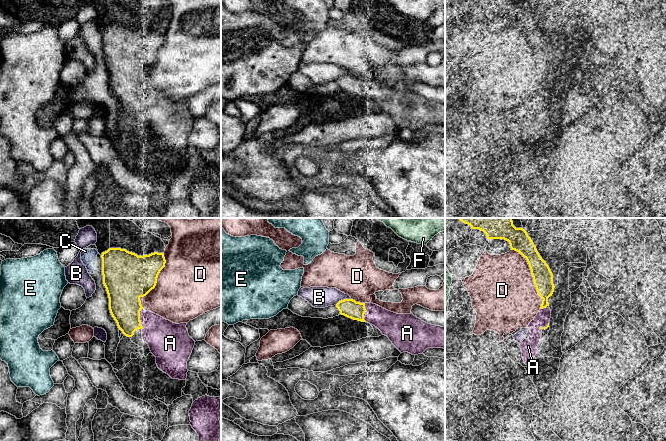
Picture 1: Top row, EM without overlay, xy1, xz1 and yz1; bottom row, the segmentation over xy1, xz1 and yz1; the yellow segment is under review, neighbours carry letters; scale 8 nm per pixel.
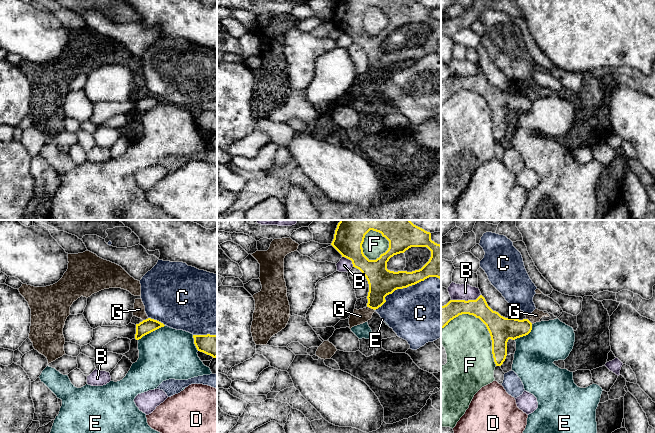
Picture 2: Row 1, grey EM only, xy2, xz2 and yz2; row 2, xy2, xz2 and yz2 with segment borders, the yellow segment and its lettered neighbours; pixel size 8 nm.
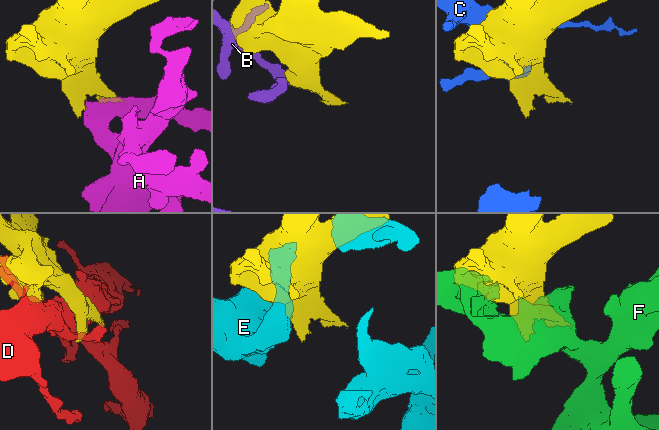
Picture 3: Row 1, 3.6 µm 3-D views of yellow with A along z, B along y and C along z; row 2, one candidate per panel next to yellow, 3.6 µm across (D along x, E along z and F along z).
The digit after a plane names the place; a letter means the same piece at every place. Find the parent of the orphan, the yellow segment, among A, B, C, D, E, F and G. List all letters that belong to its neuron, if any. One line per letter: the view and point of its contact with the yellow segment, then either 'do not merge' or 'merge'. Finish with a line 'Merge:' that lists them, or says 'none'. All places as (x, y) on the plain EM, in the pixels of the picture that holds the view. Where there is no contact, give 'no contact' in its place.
A: contact xy1 (139, 95); merge
B: contact yz2 (464, 76); do not merge
C: contact xz2 (405, 63); do not merge
D: contact yz1 (532, 52); do not merge
E: contact xy2 (151, 107); do not merge
F: contact yz2 (483, 98); do not merge
G: contact xz2 (371, 84); do not merge
Merge: A

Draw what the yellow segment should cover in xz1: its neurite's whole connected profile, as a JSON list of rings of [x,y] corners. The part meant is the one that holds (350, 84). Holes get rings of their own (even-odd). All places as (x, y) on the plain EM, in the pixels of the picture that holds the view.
[[[353,75],[341,76],[336,83],[341,91],[377,103],[401,129],[418,131],[428,124],[445,125],[445,103],[428,100],[413,90],[397,90]]]

